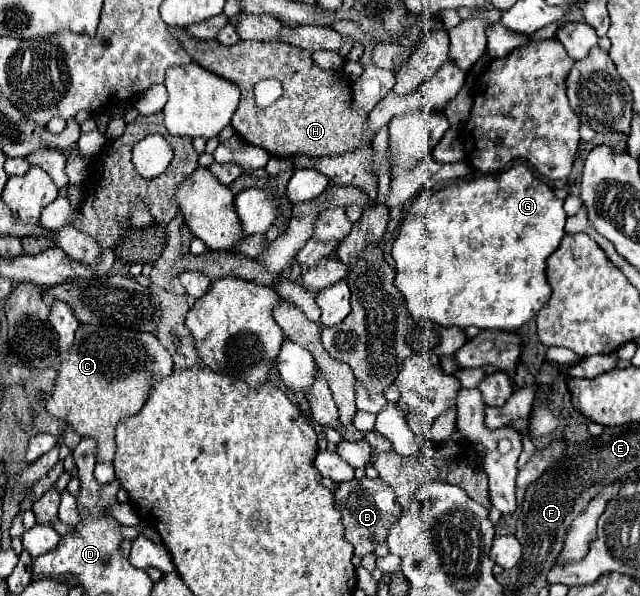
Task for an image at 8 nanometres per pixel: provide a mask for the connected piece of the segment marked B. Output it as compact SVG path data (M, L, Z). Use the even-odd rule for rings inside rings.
M352 479L348 483L340 483L334 491L334 503L338 511L342 513L342 523L346 527L346 539L354 545L354 553L358 557L364 557L368 553L374 553L376 545L386 543L390 525L396 521L396 515L400 515L400 505L396 499L394 489L384 483L382 479Z

